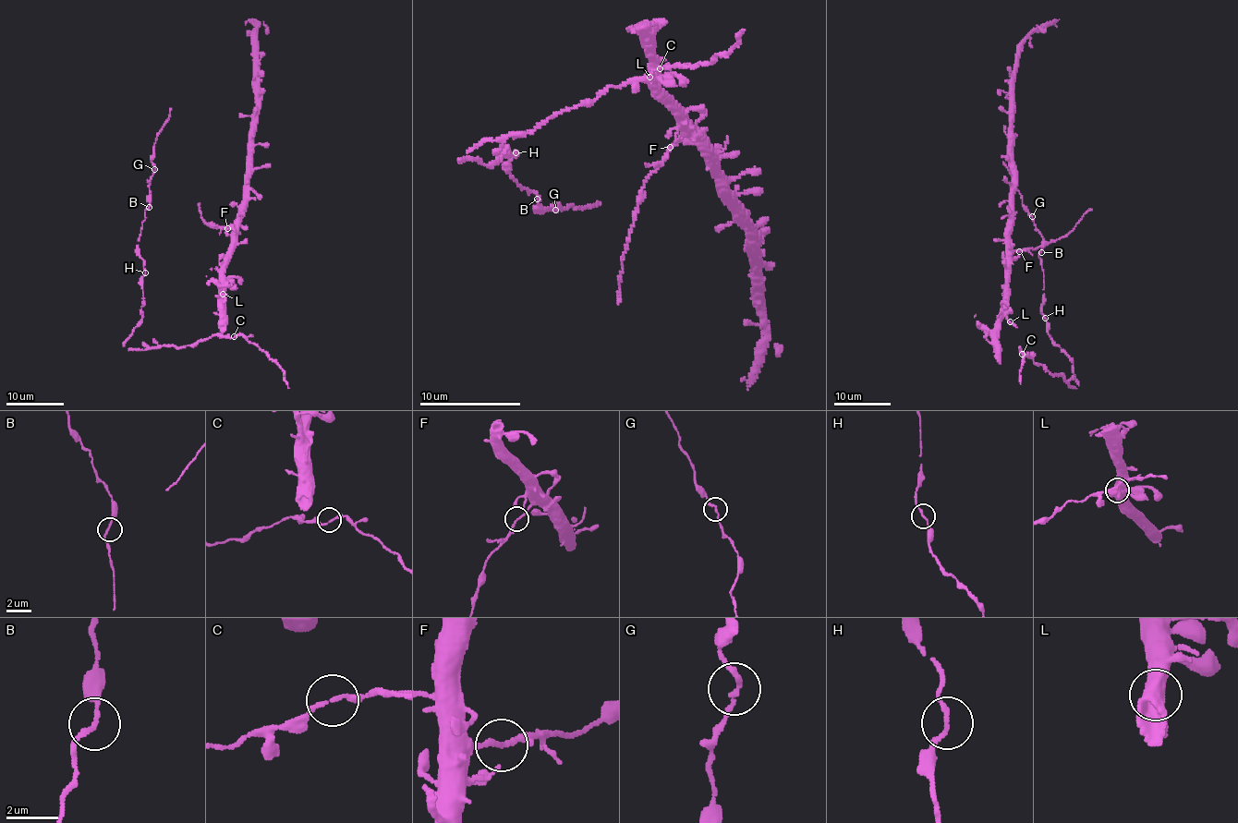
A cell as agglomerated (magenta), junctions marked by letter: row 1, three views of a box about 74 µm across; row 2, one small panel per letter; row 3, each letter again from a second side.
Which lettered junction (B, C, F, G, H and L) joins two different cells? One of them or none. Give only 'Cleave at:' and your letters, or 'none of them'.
Cleave at: F

